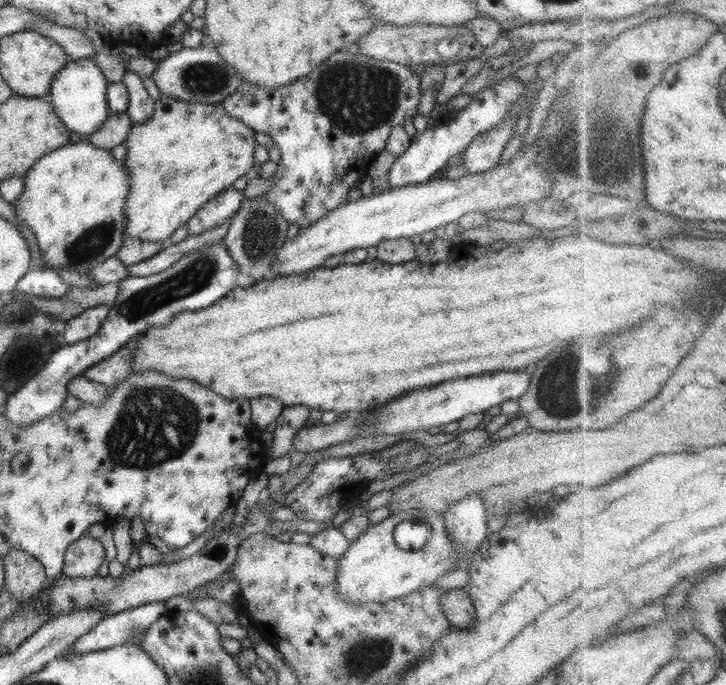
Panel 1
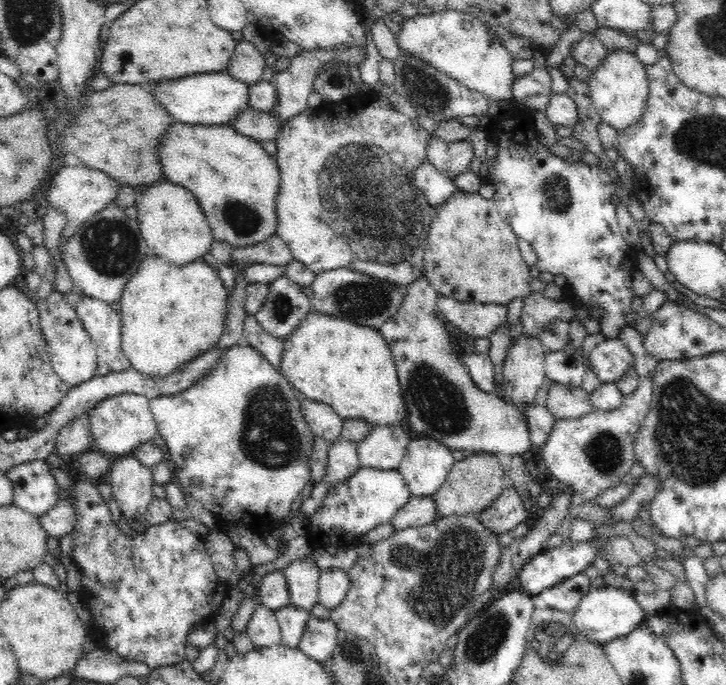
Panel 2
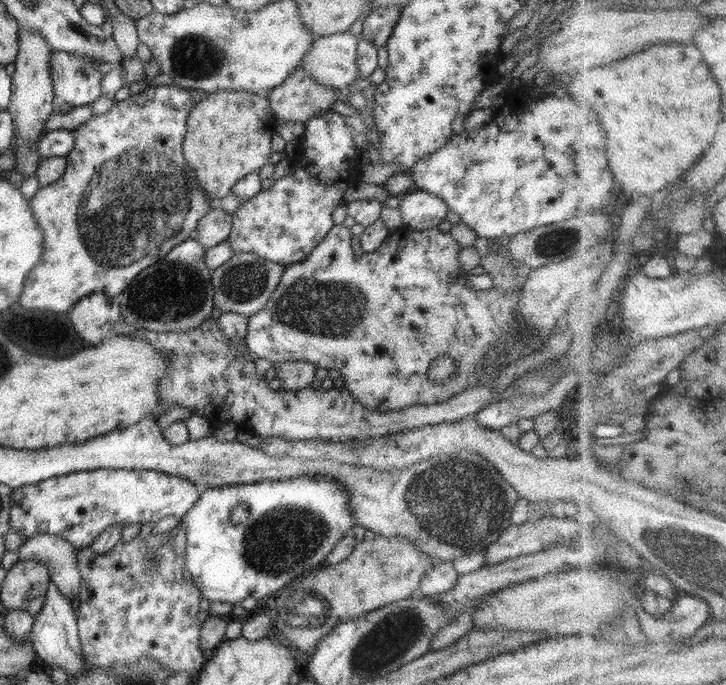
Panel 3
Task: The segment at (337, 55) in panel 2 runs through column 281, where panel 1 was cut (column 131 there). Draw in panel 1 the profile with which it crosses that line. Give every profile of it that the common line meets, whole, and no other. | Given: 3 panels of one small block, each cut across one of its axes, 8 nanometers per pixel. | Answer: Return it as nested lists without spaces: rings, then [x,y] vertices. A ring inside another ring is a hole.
[[[128,70],[121,80],[128,91],[128,106],[126,113],[135,124],[144,124],[154,114],[154,98],[144,87],[142,76]]]

